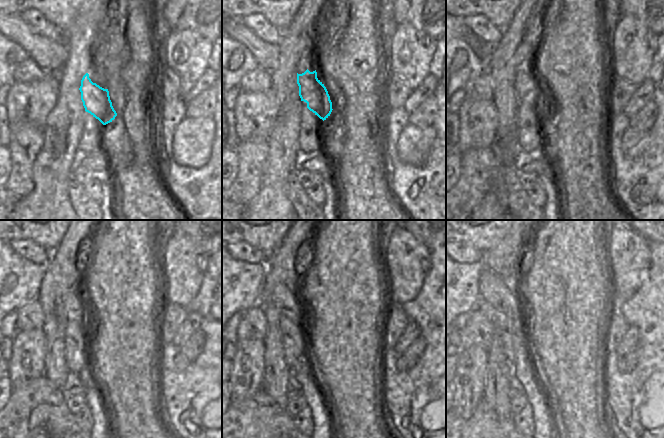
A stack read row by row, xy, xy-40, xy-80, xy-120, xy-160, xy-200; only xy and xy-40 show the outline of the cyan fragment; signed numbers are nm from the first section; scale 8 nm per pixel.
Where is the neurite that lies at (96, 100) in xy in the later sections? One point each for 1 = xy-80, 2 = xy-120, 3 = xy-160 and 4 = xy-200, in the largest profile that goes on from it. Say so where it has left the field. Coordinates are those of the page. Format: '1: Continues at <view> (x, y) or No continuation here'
1: Continues at xy-80 (528, 85)
2: Continues at xy-120 (76, 307)
3: Continues at xy-160 (292, 305)
4: Continues at xy-200 (492, 289)

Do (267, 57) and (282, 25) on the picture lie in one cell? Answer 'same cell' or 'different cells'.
different cells

